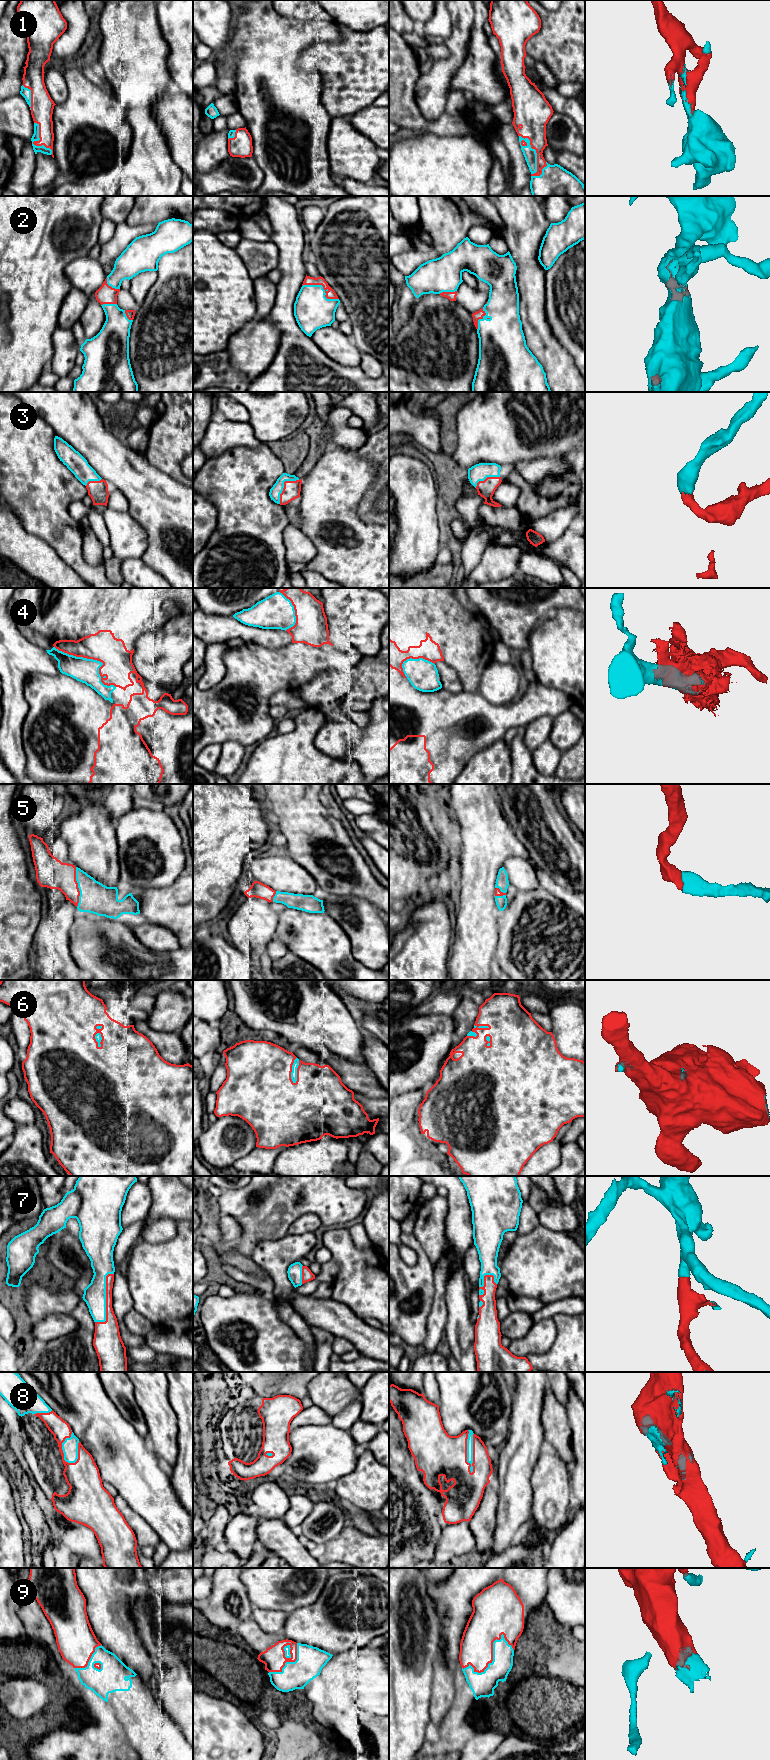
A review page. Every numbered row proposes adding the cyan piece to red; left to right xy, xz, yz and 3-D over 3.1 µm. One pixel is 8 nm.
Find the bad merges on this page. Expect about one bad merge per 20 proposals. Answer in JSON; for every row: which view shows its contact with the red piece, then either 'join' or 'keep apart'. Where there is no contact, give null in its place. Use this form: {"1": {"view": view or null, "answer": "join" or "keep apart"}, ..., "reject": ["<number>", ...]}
{"1": {"view": "yz", "answer": "join"}, "2": {"view": "xz", "answer": "join"}, "3": {"view": "xz", "answer": "join"}, "4": {"view": "xy", "answer": "keep apart"}, "5": {"view": "xy", "answer": "join"}, "6": {"view": "xz", "answer": "join"}, "7": {"view": "xy", "answer": "join"}, "8": {"view": "yz", "answer": "join"}, "9": {"view": "yz", "answer": "join"}, "reject": ["4"]}

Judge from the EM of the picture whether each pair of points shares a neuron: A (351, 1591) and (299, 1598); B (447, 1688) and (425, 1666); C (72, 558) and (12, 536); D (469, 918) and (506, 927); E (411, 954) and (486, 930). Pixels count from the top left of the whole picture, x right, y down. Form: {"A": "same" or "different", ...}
{"A": "different", "B": "different", "C": "different", "D": "different", "E": "different"}

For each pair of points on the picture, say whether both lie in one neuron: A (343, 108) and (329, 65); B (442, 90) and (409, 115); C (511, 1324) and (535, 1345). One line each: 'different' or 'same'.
A: same
B: different
C: different

